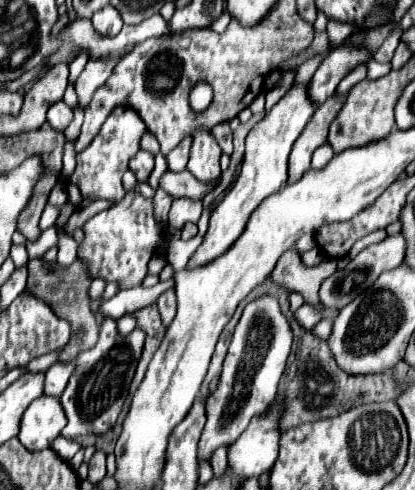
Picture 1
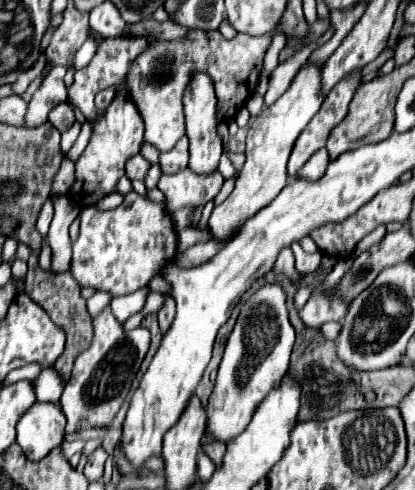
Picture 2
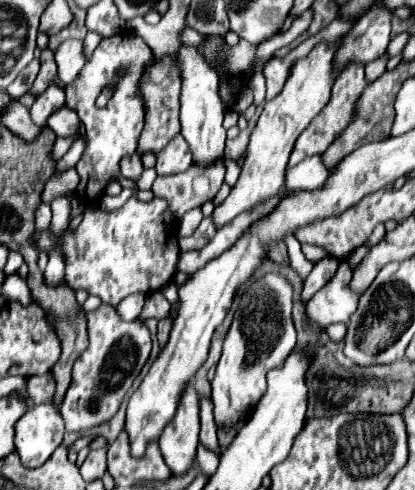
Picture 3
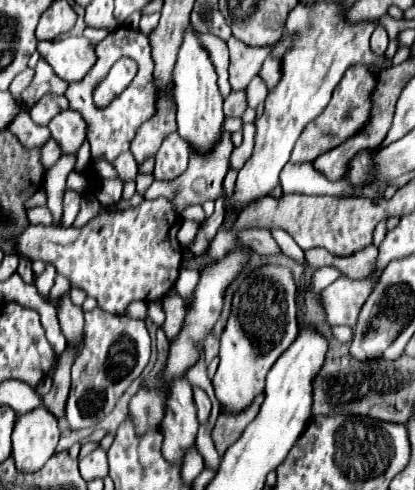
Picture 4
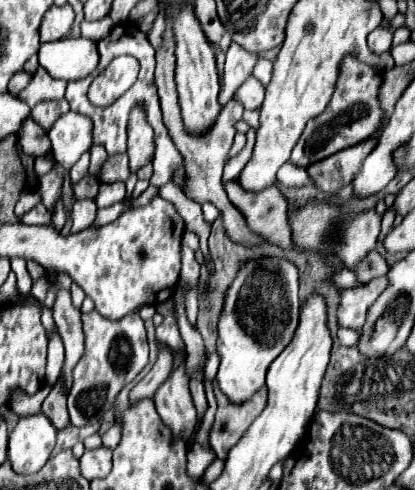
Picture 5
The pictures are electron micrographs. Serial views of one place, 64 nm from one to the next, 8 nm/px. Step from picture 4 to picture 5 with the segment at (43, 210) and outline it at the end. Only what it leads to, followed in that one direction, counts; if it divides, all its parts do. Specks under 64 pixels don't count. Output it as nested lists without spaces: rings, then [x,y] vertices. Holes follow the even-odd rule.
[[[38,204],[22,216],[22,222],[24,224],[52,224],[52,214],[46,210],[44,204]]]

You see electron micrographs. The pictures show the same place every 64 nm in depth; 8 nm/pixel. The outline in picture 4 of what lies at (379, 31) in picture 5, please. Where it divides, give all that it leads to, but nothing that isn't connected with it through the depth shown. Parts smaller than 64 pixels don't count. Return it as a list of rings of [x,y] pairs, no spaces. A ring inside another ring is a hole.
[[[376,24],[372,36],[370,36],[370,50],[376,54],[376,56],[382,56],[386,52],[386,46],[388,46],[388,32],[382,24]]]

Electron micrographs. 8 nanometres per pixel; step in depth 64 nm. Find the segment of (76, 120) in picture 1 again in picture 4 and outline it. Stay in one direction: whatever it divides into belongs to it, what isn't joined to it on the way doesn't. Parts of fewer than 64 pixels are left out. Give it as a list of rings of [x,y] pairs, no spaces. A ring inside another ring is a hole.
[[[50,138],[50,140],[42,147],[41,162],[46,170],[50,169],[61,157],[61,149],[58,143]]]

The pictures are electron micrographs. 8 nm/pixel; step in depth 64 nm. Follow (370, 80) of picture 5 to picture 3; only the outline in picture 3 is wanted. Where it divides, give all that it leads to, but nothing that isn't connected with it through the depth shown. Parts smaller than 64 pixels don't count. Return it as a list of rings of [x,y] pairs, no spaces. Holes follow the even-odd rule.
[[[350,64],[334,82],[332,86],[332,96],[330,96],[330,102],[322,108],[322,112],[308,124],[308,128],[300,134],[300,138],[296,140],[296,146],[292,150],[292,156],[290,156],[290,166],[296,166],[298,162],[302,162],[304,158],[308,156],[314,156],[314,154],[320,154],[324,152],[332,142],[334,138],[338,136],[338,132],[344,132],[344,128],[348,126],[348,120],[352,118],[352,112],[354,112],[354,104],[360,96],[360,92],[366,88],[366,80],[364,80],[364,66],[360,64]]]

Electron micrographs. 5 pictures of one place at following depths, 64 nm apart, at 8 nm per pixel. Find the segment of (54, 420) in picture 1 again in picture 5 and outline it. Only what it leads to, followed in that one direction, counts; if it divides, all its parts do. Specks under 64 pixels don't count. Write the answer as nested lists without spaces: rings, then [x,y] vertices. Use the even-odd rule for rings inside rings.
[[[42,412],[20,418],[8,440],[8,460],[14,472],[38,472],[56,446],[56,432],[54,424]]]

